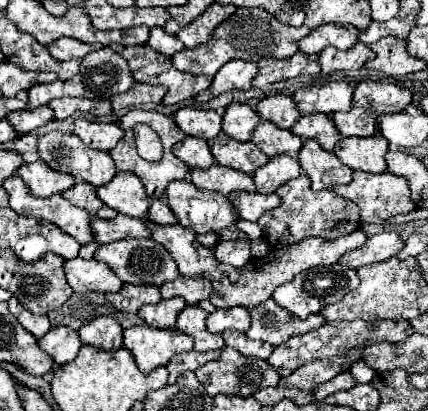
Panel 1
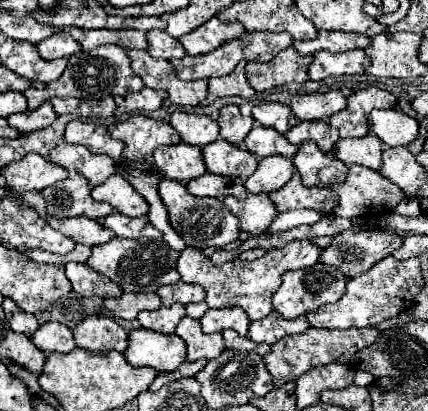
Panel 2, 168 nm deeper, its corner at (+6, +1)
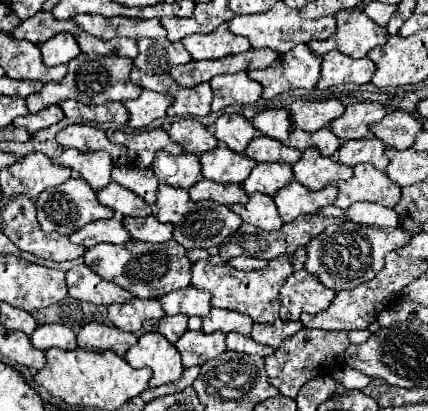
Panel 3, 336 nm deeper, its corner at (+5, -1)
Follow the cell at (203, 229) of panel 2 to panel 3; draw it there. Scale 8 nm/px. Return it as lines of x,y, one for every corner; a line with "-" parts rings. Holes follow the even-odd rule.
166,184
158,186
158,202
156,202
156,218
160,222
170,222
174,226
174,240
178,244
182,244
184,248
214,248
218,244
224,242
224,238
228,234
232,234
234,230
238,230
238,226
242,224
242,220
238,218
238,214
234,214
228,206
212,202
212,200
202,200
202,202
194,202
188,196
188,190
182,188
172,188

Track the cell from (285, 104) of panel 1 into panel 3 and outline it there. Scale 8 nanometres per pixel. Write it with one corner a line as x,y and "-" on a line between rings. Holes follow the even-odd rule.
274,108
274,110
264,110
252,120
254,128
260,130
264,136
276,138
280,142
288,142
290,136
290,112
286,108

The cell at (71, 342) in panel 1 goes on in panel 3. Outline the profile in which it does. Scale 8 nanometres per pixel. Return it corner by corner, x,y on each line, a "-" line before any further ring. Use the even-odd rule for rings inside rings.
42,324
34,330
30,336
30,342
38,350
50,350
50,348
60,348
60,350
74,350
76,348
76,334
64,326
64,324

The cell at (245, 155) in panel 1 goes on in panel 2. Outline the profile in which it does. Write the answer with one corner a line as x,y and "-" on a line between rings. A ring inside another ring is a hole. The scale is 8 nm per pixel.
219,138
213,144
207,144
203,150
203,160
205,168
211,174
221,174
221,176
237,176
245,180
253,170
257,170
257,158
227,140

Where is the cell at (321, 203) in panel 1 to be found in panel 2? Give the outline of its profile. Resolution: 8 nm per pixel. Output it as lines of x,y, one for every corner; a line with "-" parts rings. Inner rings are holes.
297,172
283,188
271,192
269,198
273,200
279,212
297,210
297,208
313,208
325,216
331,216
337,204
337,196
331,188
317,188
317,186
307,188
301,184
301,176

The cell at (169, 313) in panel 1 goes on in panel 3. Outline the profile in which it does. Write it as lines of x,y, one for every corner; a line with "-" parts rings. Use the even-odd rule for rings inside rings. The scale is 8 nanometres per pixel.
186,314
164,316
160,320
146,320
144,322
146,332
158,332
158,334
166,336
172,344
186,332
186,328
188,328
188,316

